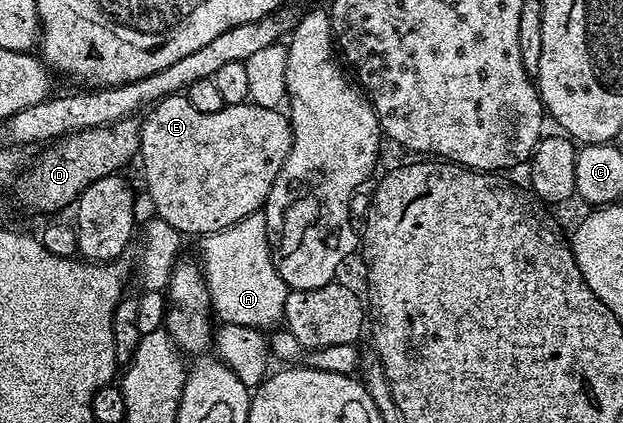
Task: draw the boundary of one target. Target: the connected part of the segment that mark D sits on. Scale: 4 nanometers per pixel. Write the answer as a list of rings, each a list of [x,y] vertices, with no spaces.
[[[132,116],[114,122],[111,126],[79,130],[76,134],[66,135],[48,145],[44,149],[48,150],[32,164],[27,179],[25,174],[18,183],[20,204],[36,210],[39,214],[51,214],[54,210],[63,210],[67,205],[70,207],[78,203],[79,195],[85,188],[89,188],[89,184],[93,184],[93,180],[101,180],[101,176],[119,174],[122,166],[136,161],[140,129],[140,119]]]

